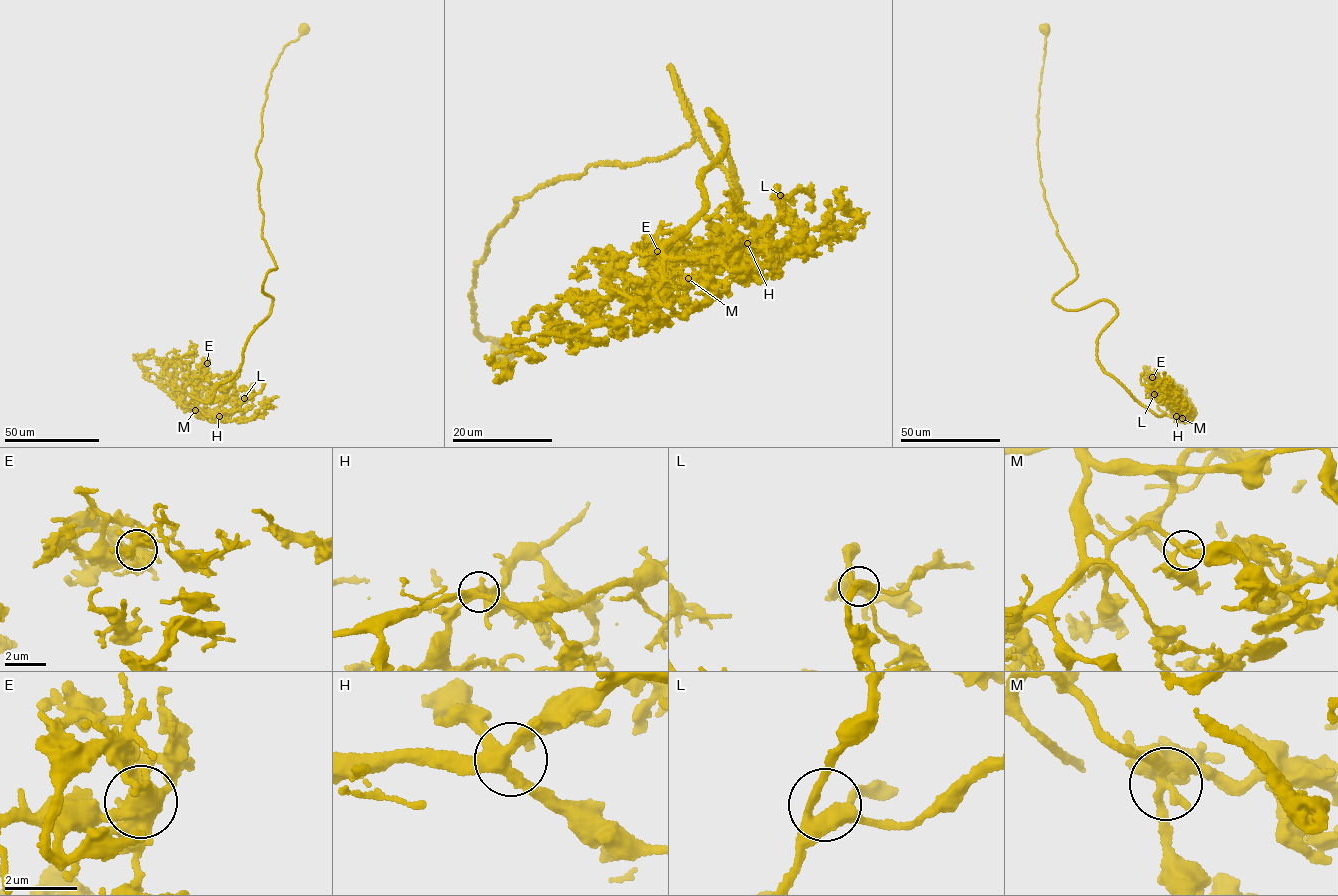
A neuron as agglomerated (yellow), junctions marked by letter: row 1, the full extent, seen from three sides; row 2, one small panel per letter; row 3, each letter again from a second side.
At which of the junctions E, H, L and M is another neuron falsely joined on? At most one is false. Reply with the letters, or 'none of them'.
none of them

